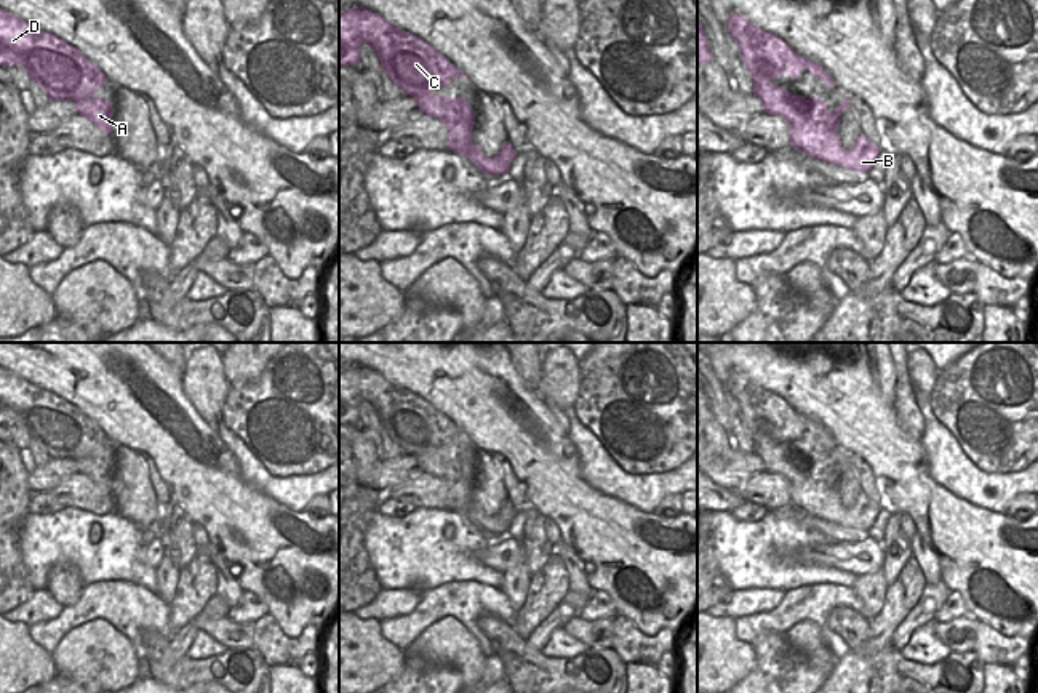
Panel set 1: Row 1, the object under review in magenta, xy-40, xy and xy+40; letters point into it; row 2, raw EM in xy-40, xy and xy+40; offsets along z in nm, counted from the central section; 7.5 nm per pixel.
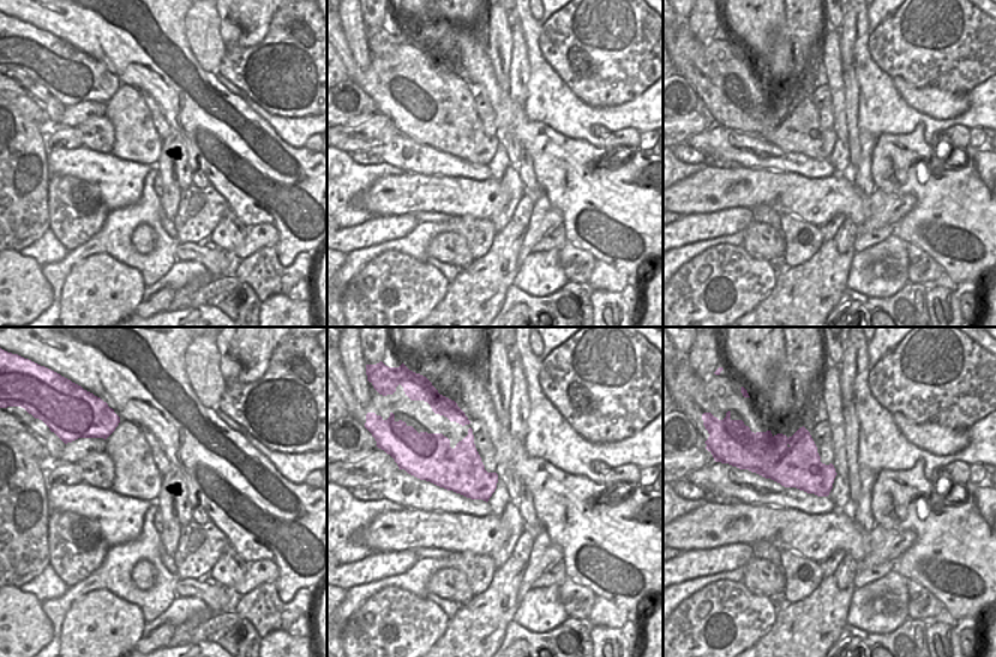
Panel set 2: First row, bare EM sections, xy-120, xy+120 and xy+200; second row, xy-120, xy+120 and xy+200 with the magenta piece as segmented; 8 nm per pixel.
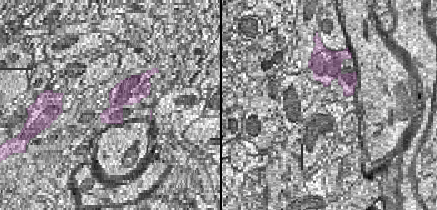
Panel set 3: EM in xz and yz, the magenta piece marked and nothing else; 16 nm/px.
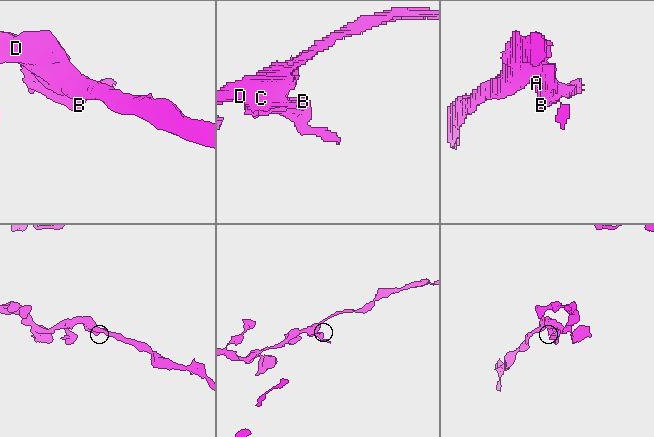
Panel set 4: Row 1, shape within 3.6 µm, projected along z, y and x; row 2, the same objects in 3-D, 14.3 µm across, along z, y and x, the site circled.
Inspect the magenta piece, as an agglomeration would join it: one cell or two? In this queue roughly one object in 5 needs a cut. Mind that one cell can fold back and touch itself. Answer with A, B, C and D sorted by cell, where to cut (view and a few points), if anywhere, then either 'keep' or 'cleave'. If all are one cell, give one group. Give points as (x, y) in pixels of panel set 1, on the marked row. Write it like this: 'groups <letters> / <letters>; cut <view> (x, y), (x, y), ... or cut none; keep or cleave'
groups A B / C D; cut xy (429, 90), (415, 100); cleave

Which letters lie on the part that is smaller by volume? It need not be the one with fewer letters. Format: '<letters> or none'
A, B

